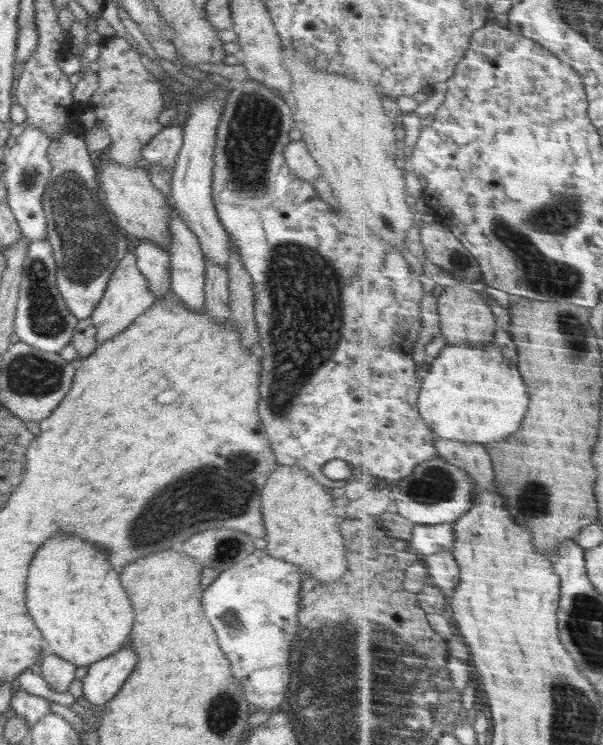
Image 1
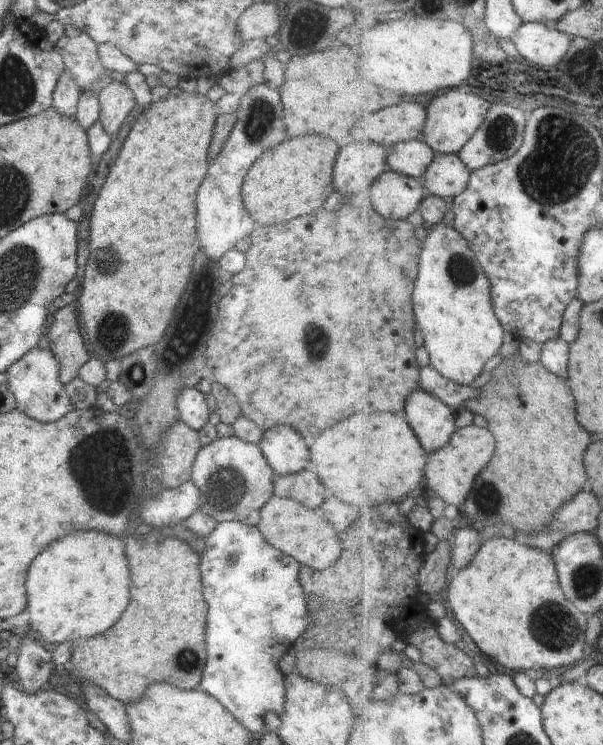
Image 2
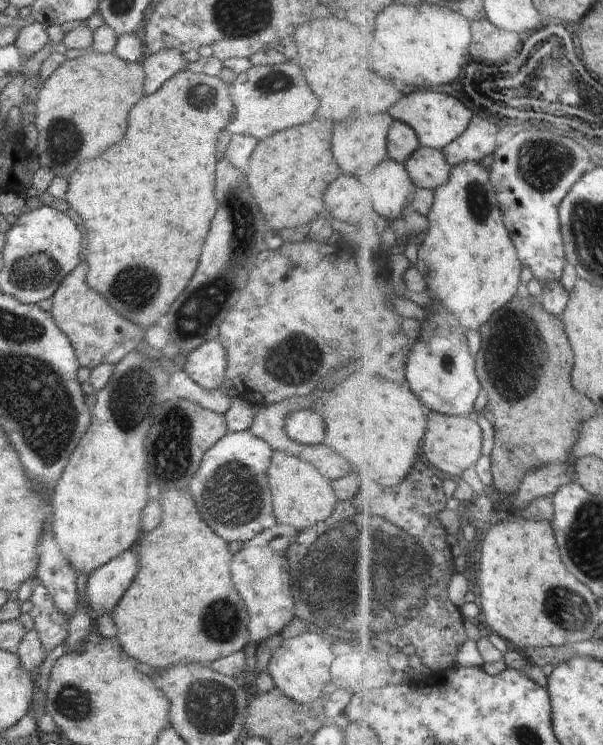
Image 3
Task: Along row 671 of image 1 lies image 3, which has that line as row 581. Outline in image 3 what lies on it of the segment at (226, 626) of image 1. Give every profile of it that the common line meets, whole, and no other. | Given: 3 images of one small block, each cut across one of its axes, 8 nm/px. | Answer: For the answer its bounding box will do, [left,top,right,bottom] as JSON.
[231,523,298,644]

